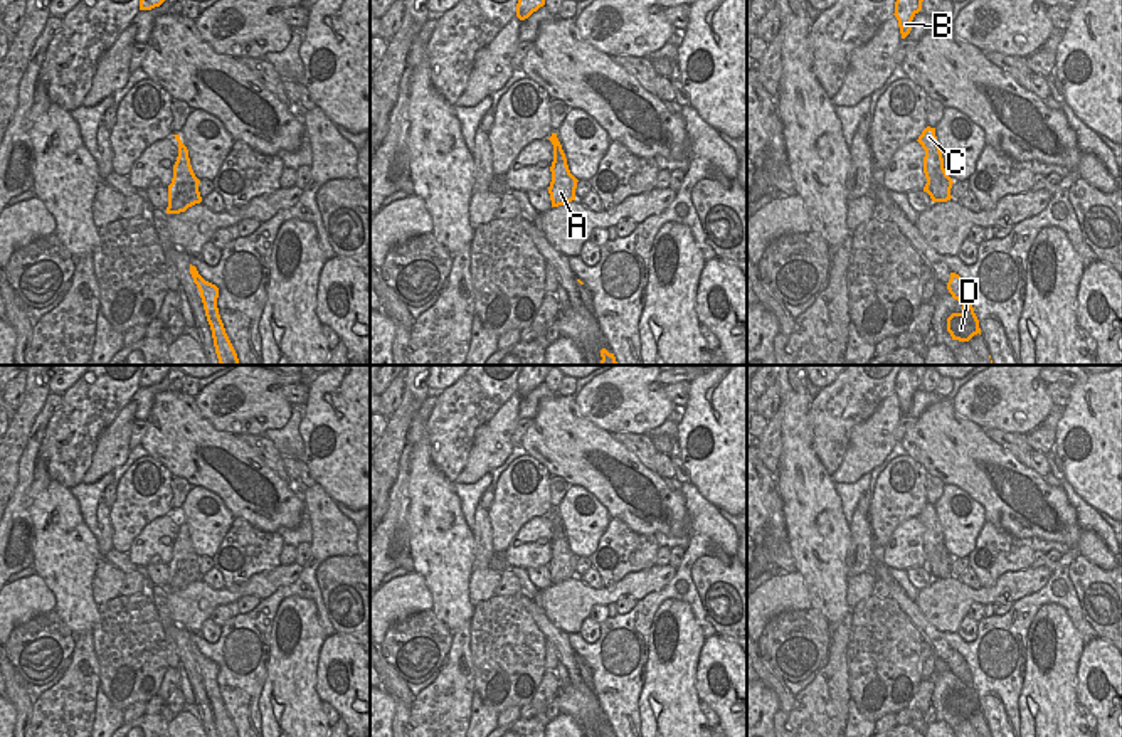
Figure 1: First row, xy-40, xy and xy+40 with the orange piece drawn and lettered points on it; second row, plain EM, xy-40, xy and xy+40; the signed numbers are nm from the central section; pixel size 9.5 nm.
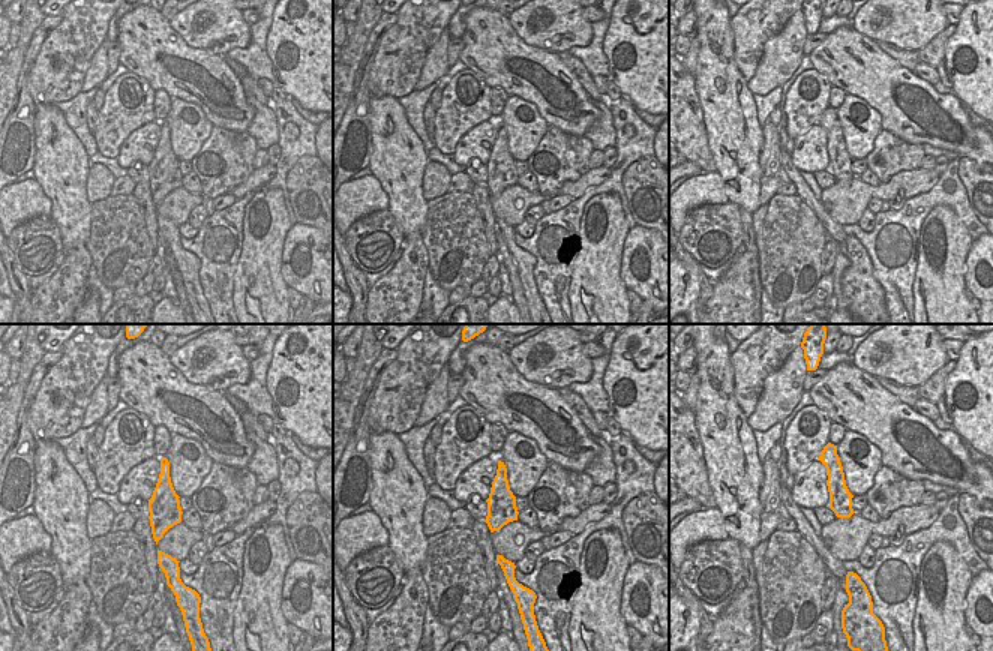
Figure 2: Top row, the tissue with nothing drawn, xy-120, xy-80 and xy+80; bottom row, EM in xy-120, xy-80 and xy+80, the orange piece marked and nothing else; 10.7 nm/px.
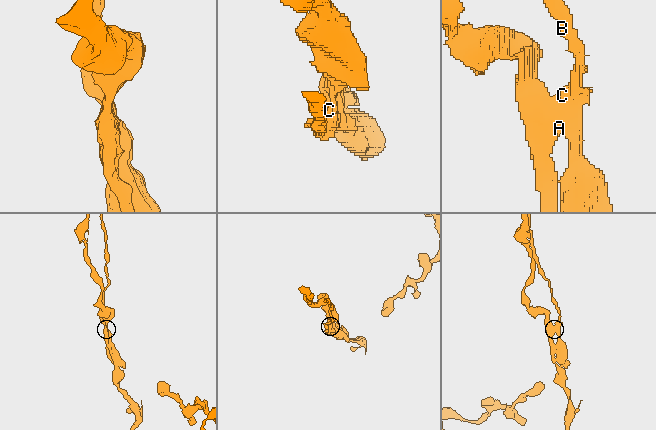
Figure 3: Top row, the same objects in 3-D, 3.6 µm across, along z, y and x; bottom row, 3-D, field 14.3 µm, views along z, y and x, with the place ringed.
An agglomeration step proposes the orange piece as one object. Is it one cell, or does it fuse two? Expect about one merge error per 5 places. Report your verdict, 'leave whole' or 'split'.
split

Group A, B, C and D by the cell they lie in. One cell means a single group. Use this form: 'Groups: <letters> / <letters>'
Groups: A / B C D.

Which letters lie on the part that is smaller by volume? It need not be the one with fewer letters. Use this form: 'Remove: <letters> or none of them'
Remove: B, C, D

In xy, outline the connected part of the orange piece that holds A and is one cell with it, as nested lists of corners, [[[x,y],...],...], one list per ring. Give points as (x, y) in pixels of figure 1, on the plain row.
[[[565,530],[550,543],[552,559],[548,564],[552,584],[575,577],[577,555],[570,550]]]

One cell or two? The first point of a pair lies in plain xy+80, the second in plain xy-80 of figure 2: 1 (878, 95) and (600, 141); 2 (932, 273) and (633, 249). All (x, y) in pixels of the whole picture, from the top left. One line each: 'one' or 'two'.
1: two
2: two

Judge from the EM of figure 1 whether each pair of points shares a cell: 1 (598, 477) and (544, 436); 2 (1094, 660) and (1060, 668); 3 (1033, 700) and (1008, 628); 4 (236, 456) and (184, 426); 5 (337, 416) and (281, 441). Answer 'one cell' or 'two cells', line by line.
1: one cell
2: two cells
3: two cells
4: one cell
5: two cells

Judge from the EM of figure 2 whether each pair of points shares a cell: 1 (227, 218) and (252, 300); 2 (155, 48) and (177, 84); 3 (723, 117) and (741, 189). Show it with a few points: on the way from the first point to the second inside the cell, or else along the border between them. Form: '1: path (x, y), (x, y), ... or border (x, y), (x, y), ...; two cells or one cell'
1: border (243, 222), (243, 246), (231, 291); two cells
2: path (155, 57), (170, 75); one cell
3: path (734, 135), (738, 152), (737, 171); one cell

